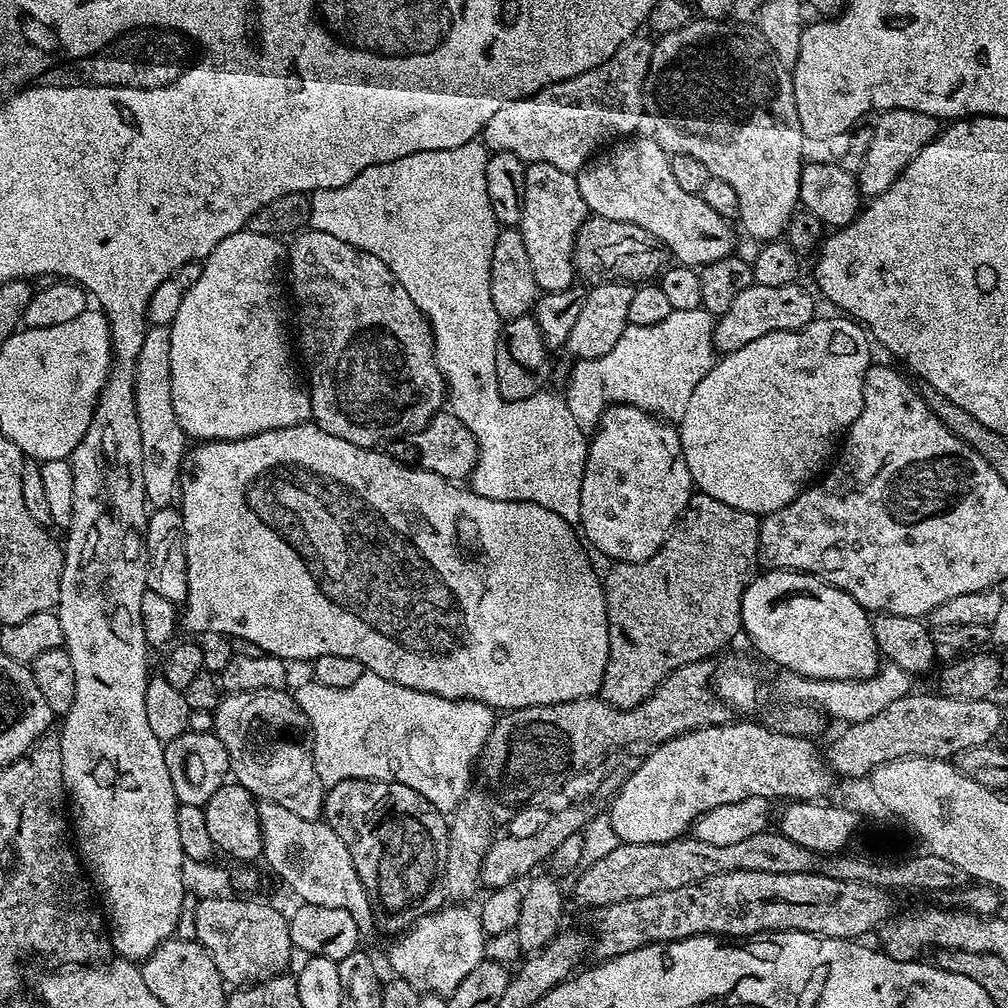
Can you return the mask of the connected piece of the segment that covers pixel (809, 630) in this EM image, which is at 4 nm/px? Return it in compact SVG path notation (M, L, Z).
M767 570L761 571L756 579L750 582L750 586L746 590L746 594L742 600L742 632L746 637L752 639L752 644L769 660L772 664L777 664L777 669L785 672L796 672L800 676L806 678L814 678L815 680L866 680L871 676L875 676L882 667L882 655L878 645L875 642L874 630L872 629L872 620L869 613L864 607L849 594L838 590L832 584L828 584L825 580L821 580L819 576L812 576L808 572L790 572L787 570Z

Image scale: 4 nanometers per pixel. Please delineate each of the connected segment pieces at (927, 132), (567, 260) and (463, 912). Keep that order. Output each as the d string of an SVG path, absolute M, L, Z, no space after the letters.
M895 108L879 113L875 120L870 150L866 150L866 158L858 173L860 194L864 198L875 198L890 190L892 183L904 173L907 164L942 131L941 121L935 116L918 114L914 110Z
M530 164L524 169L524 205L518 229L525 242L527 257L534 270L540 292L553 292L573 287L577 270L573 256L575 240L584 221L590 216L582 194L578 194L578 182L571 172L558 170L549 164Z
M468 906L445 907L439 912L434 912L430 916L422 916L410 930L405 934L400 934L392 941L388 948L388 964L393 968L395 975L401 980L410 982L422 994L437 993L451 994L456 987L485 957L486 933L480 921L480 913L476 910L466 908Z

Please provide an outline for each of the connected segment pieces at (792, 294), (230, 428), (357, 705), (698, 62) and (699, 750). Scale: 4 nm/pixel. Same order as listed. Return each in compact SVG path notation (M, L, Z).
M753 282L742 294L738 294L738 299L715 321L712 330L712 342L715 351L720 354L727 354L746 346L746 342L754 342L754 338L762 338L771 332L797 332L804 328L817 315L816 304L812 301L812 296L804 288L799 288L799 283L783 284L782 286L762 286Z
M251 230L235 232L230 238L222 238L218 246L203 261L200 277L191 285L187 285L182 306L178 306L178 314L170 325L170 368L172 374L172 397L174 398L175 414L180 423L185 437L196 442L210 440L241 440L247 436L257 436L270 430L278 430L286 426L298 426L307 424L312 420L312 397L305 381L296 373L296 364L292 361L294 356L294 344L288 341L288 324L284 321L284 300L280 295L285 295L286 284L280 281L280 272L286 268L286 244L283 239L258 234Z
M367 670L362 674L362 678L358 678L358 682L354 682L354 686L346 686L346 690L330 690L330 686L322 686L315 682L307 683L302 685L300 689L295 689L294 695L302 714L306 714L312 727L310 733L312 757L314 758L314 766L318 770L318 778L323 784L331 786L347 780L384 780L386 783L400 783L402 786L416 790L418 794L422 794L422 798L426 798L426 802L433 804L439 812L452 814L456 811L456 808L470 792L468 783L472 780L472 767L475 766L476 759L477 764L481 759L484 744L490 738L492 727L498 719L497 713L493 709L477 703L476 700L451 700L422 690L410 690L406 686L398 686L386 678L375 676L374 673Z
M694 18L680 30L674 30L673 33L659 37L652 45L650 66L648 73L644 76L644 111L647 119L649 121L652 119L653 130L651 129L651 131L665 153L690 154L690 158L698 158L698 162L702 162L702 166L706 166L709 176L722 178L722 182L726 182L733 188L734 194L738 194L739 227L744 227L754 239L760 240L759 242L771 242L781 239L787 233L792 215L801 207L800 175L806 163L806 157L804 157L806 137L798 122L798 106L794 106L791 75L775 61L770 46L764 41L759 31L747 32L744 28L747 27L737 26L732 22Z
M729 722L727 724L711 724L708 728L699 728L693 732L687 732L682 736L675 736L666 743L653 747L652 752L632 773L628 776L628 781L621 788L620 793L612 802L612 809L607 813L610 822L613 823L614 833L616 833L619 843L621 844L637 844L638 842L670 842L671 840L679 840L685 835L684 832L693 827L700 816L706 815L718 806L726 806L730 802L742 802L742 798L758 798L759 796L767 796L784 800L783 802L799 802L801 800L819 801L832 788L833 773L830 771L825 757L815 748L813 741L807 736L791 736L785 732L777 730L775 727L767 728L764 724L735 724Z

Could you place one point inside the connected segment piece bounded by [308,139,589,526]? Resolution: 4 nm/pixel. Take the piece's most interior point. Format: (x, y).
(428, 216)

